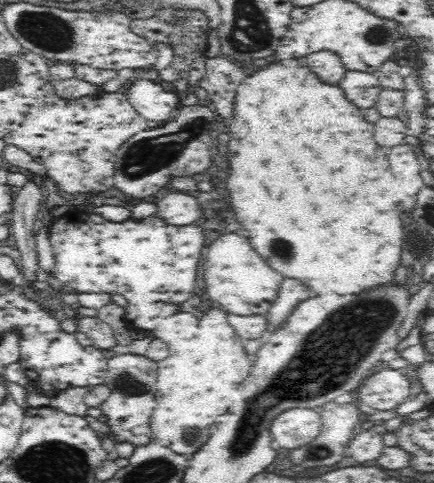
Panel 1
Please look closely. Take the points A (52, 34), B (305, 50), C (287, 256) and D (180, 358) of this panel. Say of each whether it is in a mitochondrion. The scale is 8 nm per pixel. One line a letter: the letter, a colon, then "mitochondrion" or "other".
A: mitochondrion
B: other
C: mitochondrion
D: other

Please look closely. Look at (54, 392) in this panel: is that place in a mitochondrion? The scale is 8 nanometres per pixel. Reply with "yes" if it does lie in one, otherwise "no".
no

